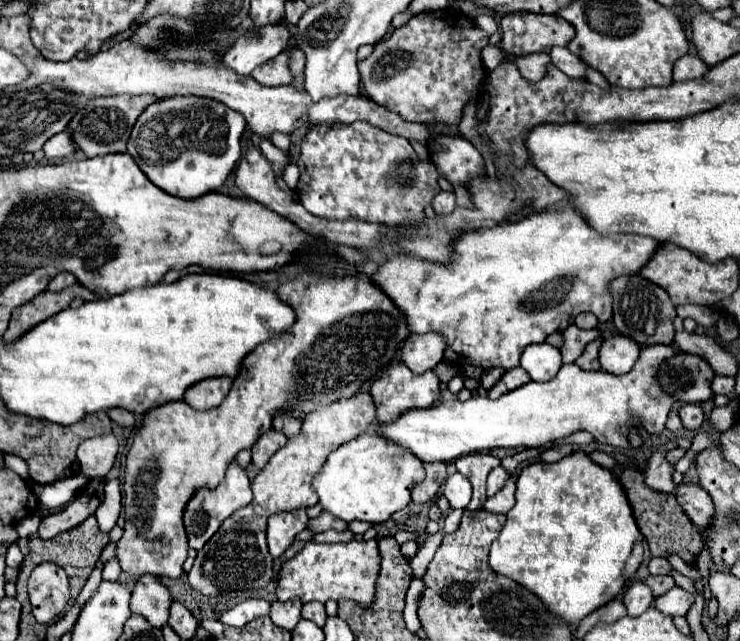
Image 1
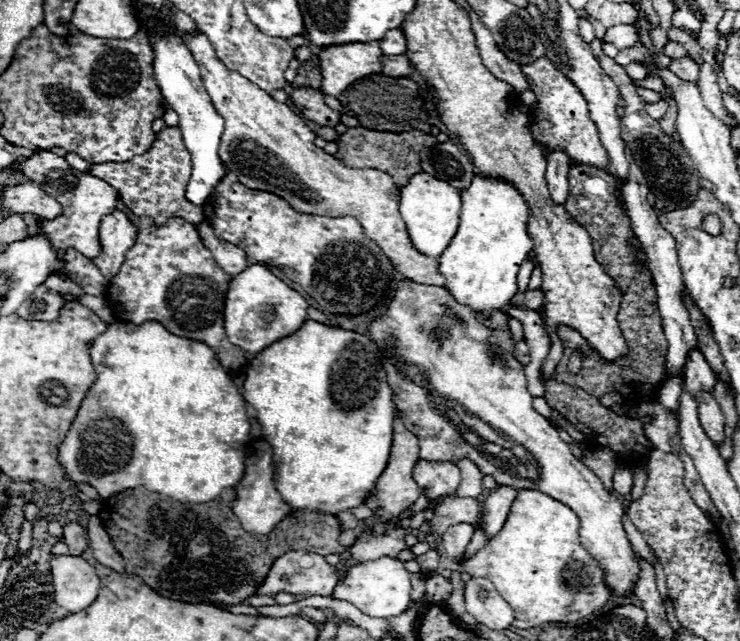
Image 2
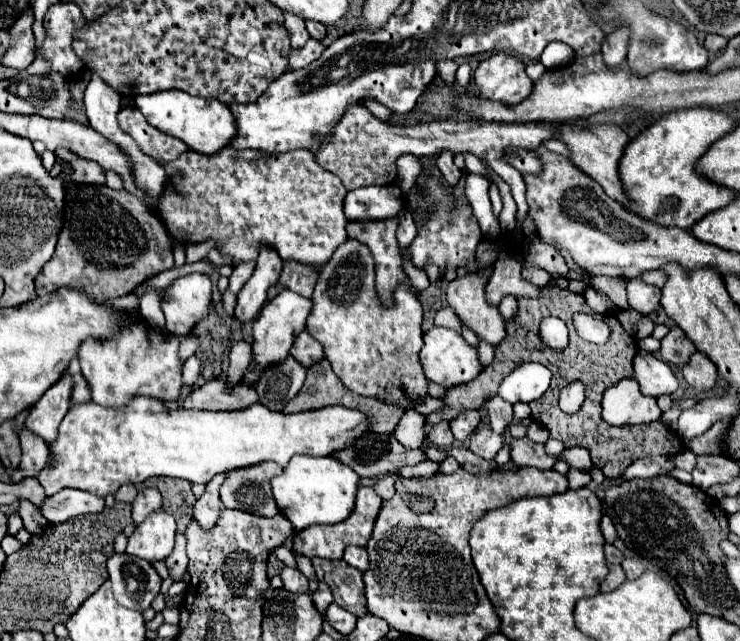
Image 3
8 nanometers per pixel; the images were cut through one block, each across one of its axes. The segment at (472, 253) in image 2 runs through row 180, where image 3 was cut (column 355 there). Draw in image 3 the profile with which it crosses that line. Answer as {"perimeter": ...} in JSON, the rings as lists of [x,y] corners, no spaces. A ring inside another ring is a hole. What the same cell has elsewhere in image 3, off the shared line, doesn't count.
{"perimeter":[[[294,456],[284,472],[272,478],[272,490],[278,510],[290,518],[296,530],[302,530],[312,524],[338,524],[346,520],[354,510],[358,482],[360,476],[332,456]]]}

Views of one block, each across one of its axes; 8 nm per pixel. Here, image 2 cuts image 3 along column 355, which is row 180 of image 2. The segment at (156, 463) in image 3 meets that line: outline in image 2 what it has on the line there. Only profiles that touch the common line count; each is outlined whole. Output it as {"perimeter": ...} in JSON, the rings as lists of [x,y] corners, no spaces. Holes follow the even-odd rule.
{"perimeter":[[[418,172],[404,188],[400,188],[400,214],[412,244],[418,246],[418,252],[440,256],[456,236],[460,224],[460,192],[446,182],[438,182],[426,172]]]}

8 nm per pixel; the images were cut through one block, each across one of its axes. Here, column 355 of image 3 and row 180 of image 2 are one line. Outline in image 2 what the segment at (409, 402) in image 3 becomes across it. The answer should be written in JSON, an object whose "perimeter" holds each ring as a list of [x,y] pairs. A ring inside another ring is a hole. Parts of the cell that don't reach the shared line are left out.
{"perimeter":[[[196,32],[194,36],[184,34],[182,38],[190,46],[216,112],[226,122],[218,154],[244,186],[272,192],[304,214],[332,218],[354,216],[364,228],[364,234],[382,248],[382,252],[394,262],[396,270],[408,280],[434,286],[446,284],[444,276],[438,272],[438,258],[424,256],[412,246],[398,210],[400,190],[386,172],[372,168],[348,168],[342,160],[326,154],[322,148],[314,146],[316,134],[300,116],[296,116],[286,104],[272,100],[272,96],[242,78],[238,72],[228,70],[216,58],[216,52],[204,32]]]}

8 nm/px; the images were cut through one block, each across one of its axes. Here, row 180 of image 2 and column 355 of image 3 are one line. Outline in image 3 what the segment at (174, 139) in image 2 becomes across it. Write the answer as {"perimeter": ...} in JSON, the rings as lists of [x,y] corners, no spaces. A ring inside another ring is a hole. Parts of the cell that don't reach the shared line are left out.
{"perimeter":[[[354,104],[346,110],[346,114],[340,118],[340,122],[334,126],[334,136],[328,144],[322,146],[322,150],[316,152],[318,164],[336,174],[346,190],[362,188],[362,186],[388,186],[396,182],[398,168],[396,160],[404,154],[412,154],[416,158],[428,158],[438,156],[440,152],[448,150],[452,154],[464,154],[472,152],[480,160],[488,162],[488,166],[512,188],[512,196],[518,204],[518,216],[528,214],[528,204],[524,198],[524,180],[518,170],[514,170],[510,164],[504,162],[502,154],[506,146],[520,146],[520,148],[538,148],[542,140],[554,138],[556,124],[548,122],[524,122],[524,124],[500,124],[500,122],[484,122],[484,120],[466,120],[466,122],[428,122],[428,124],[416,124],[416,126],[398,126],[398,124],[386,124],[374,118],[366,106]]]}

